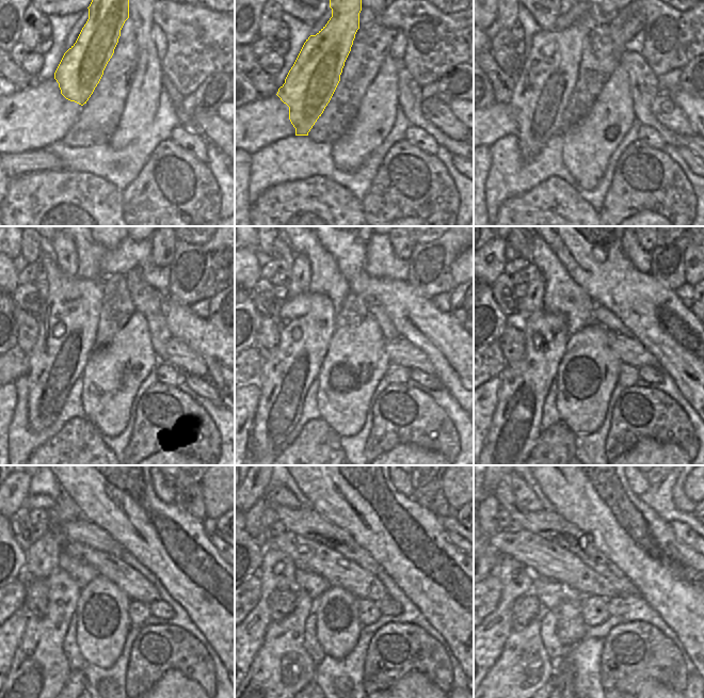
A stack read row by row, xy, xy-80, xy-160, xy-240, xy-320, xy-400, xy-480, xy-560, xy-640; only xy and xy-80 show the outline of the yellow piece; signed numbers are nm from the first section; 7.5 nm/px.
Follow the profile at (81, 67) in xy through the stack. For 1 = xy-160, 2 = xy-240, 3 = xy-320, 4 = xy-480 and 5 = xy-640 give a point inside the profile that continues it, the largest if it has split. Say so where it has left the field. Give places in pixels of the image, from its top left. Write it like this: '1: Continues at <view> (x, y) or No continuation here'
1: Continues at xy-160 (548, 75)
2: Continues at xy-240 (56, 362)
3: Continues at xy-320 (285, 378)
4: Continues at xy-480 (40, 669)
5: Continues at xy-640 (523, 667)

